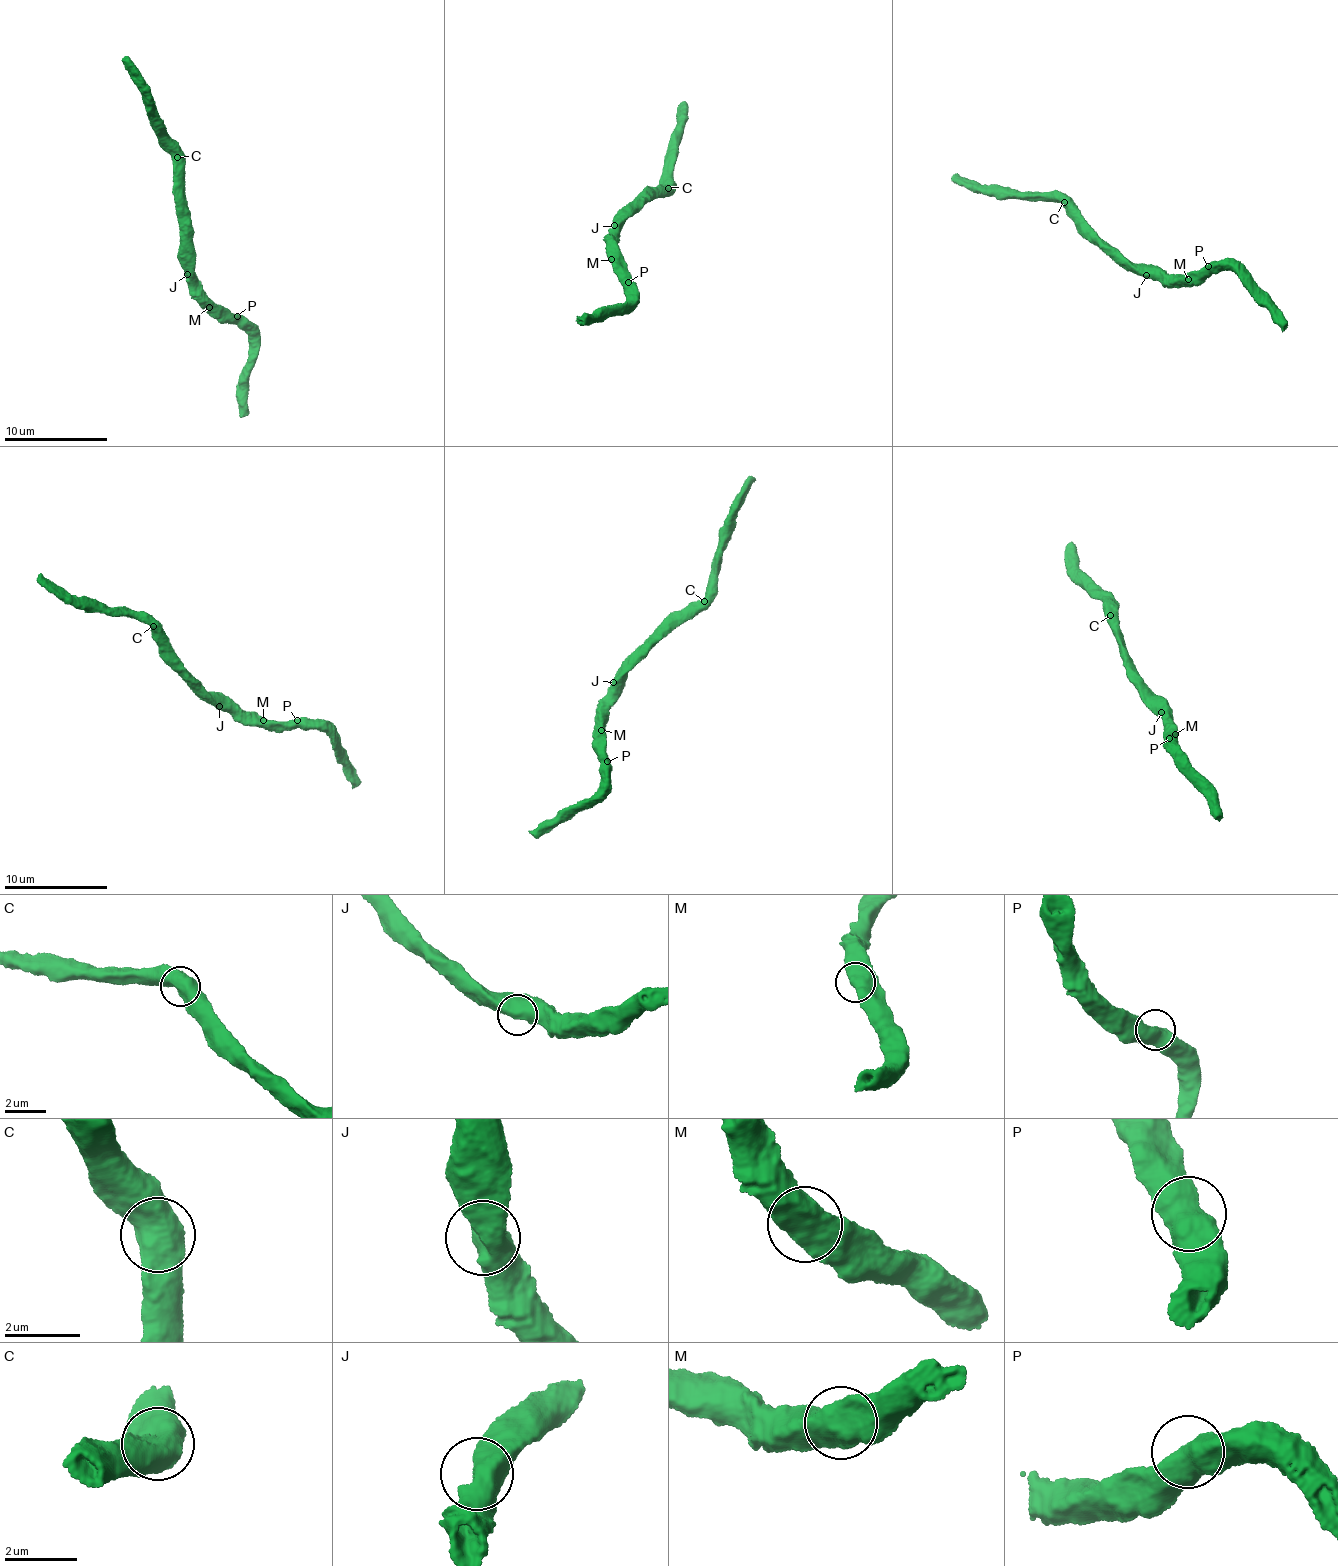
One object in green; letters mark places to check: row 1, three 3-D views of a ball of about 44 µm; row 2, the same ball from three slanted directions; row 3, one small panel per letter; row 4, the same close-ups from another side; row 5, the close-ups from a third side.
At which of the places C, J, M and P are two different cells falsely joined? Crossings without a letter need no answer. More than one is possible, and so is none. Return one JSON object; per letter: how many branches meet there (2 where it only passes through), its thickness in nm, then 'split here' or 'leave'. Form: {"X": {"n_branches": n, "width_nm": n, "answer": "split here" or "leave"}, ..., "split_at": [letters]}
{"C": {"n_branches": 2, "width_nm": 750, "answer": "leave"}, "J": {"n_branches": 2, "width_nm": 650, "answer": "leave"}, "M": {"n_branches": 2, "width_nm": 550, "answer": "leave"}, "P": {"n_branches": 2, "width_nm": 650, "answer": "leave"}, "split_at": []}

